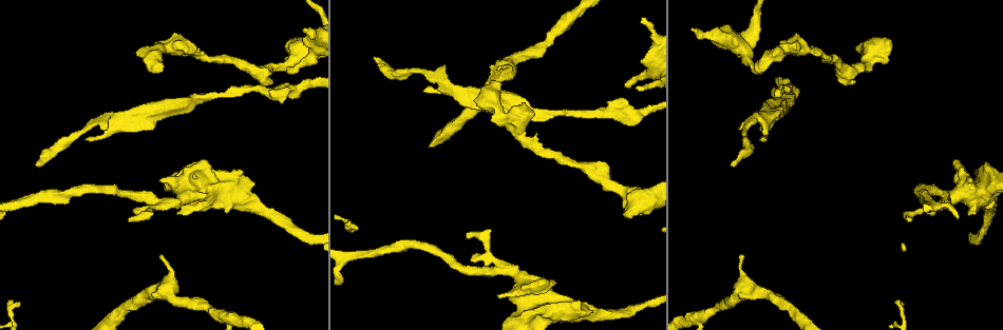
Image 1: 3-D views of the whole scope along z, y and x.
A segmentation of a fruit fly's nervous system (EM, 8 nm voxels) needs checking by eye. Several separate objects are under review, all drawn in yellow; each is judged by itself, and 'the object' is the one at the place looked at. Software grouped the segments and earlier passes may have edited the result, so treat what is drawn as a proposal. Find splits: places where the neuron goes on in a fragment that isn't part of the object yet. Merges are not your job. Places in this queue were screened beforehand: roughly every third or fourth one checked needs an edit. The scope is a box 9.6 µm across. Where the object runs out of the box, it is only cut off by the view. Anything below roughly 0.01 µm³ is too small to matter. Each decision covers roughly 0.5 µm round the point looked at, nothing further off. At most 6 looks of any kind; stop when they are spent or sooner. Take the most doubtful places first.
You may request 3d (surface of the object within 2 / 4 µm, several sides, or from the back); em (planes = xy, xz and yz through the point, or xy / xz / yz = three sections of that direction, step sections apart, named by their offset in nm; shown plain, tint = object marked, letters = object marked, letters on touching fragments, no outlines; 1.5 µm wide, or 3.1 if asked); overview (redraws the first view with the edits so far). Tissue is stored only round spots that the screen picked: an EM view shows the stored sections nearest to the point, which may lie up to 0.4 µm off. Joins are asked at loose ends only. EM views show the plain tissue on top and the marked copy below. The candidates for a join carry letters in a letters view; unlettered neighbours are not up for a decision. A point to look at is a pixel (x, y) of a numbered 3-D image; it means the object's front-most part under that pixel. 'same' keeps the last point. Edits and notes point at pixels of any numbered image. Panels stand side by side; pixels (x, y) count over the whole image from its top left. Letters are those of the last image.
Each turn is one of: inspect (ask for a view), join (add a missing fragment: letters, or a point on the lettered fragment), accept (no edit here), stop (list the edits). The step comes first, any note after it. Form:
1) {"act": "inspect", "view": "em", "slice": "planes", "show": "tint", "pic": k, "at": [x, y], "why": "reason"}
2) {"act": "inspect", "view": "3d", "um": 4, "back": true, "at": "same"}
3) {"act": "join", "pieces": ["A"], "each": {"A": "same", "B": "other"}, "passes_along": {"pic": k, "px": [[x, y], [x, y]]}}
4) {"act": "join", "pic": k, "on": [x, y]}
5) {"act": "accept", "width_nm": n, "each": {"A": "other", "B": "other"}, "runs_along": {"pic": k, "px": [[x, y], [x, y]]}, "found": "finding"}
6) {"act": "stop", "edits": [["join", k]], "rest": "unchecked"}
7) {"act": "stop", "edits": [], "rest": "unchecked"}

{"act": "inspect", "view": "3d", "um": 2, "pic": 1, "at": [38, 163], "why": "an open end"}

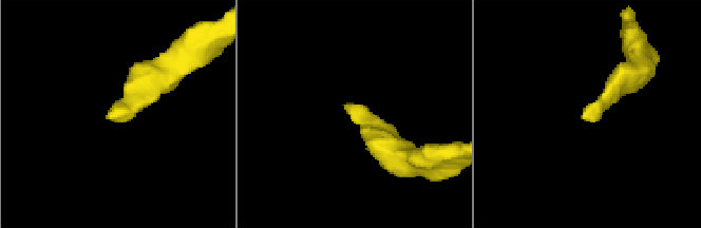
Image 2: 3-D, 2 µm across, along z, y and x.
{"act": "inspect", "view": "em", "slice": "planes", "show": "tint", "pic": 2, "at": [582, 116], "why": "now the EM"}

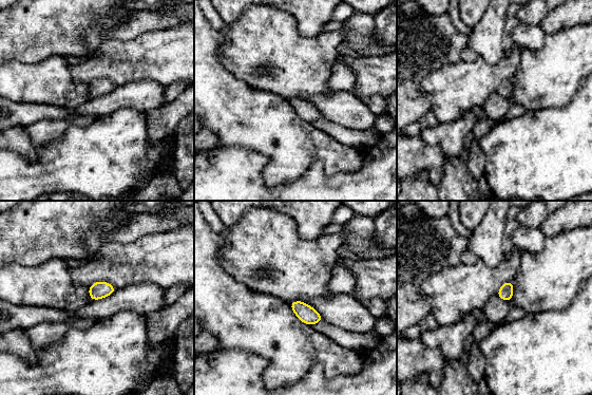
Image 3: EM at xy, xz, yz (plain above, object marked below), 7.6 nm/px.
{"act": "inspect", "view": "em", "slice": "planes", "show": "letters", "at": "same", "why": "what lies round it"}

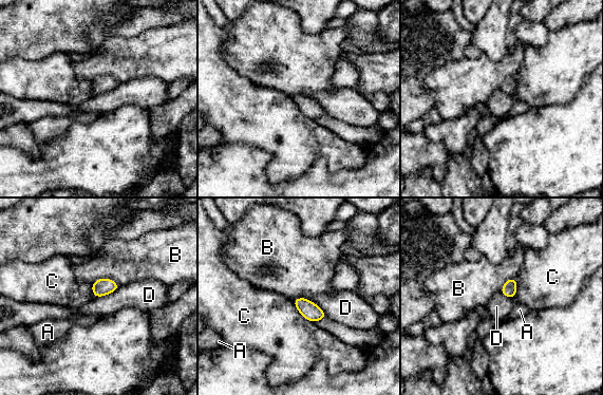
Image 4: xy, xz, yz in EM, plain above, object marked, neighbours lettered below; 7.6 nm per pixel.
{"act": "accept", "each": {"A": "other", "B": "other", "C": "other", "D": "other"}, "border": {"pic": 4, "px": [[119, 286], [110, 293], [94, 296]]}, "found": "no lettered fragment goes on from it"}

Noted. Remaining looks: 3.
{"act": "inspect", "view": "3d", "um": 4, "pic": 1, "at": [739, 129], "why": "thin end"}

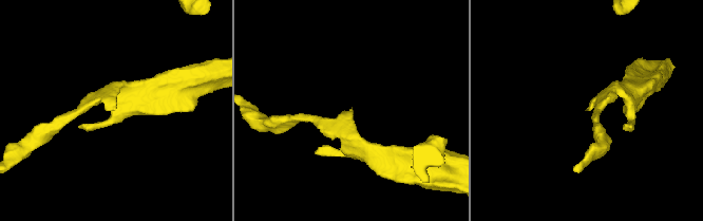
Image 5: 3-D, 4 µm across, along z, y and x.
{"act": "inspect", "view": "em", "slice": "planes", "show": "letters", "pic": 5, "at": [588, 109], "why": "need the tissue"}

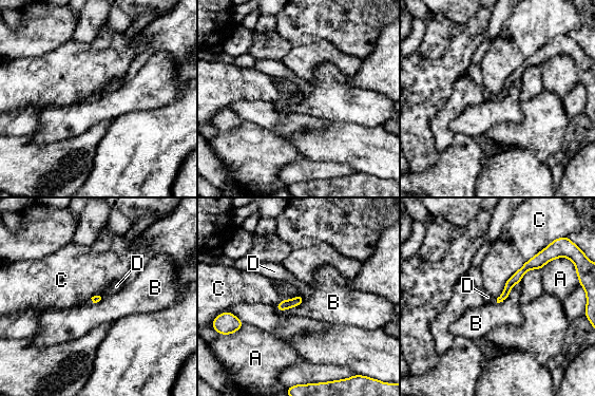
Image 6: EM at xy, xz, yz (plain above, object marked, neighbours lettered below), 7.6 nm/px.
{"act": "accept", "each": {"A": "other", "B": "other", "C": "other", "D": "other"}, "found": "no lettered fragment goes on from it"}

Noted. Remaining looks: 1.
{"act": "inspect", "view": "em", "slice": "planes", "show": "letters", "pic": 1, "at": [206, 194], "why": "stops while still wide"}

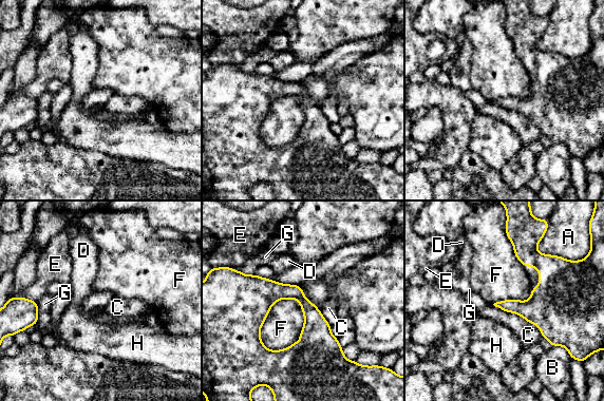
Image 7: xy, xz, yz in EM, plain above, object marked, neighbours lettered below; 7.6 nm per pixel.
{"act": "accept", "each": {"A": "other", "B": "other", "C": "other", "D": "other", "E": "other", "F": "other", "G": "other", "H": "other"}, "runs_along": {"pic": 7, "px": [[240, 297], [294, 292], [339, 354]]}, "found": "none of them fits"}

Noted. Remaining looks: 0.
{"act": "stop", "edits": [], "rest": "unchecked"}

